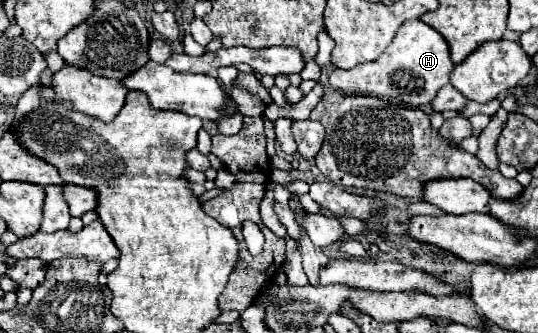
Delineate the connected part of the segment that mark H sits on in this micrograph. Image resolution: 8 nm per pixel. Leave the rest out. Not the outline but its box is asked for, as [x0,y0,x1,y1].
[328,20,454,108]

